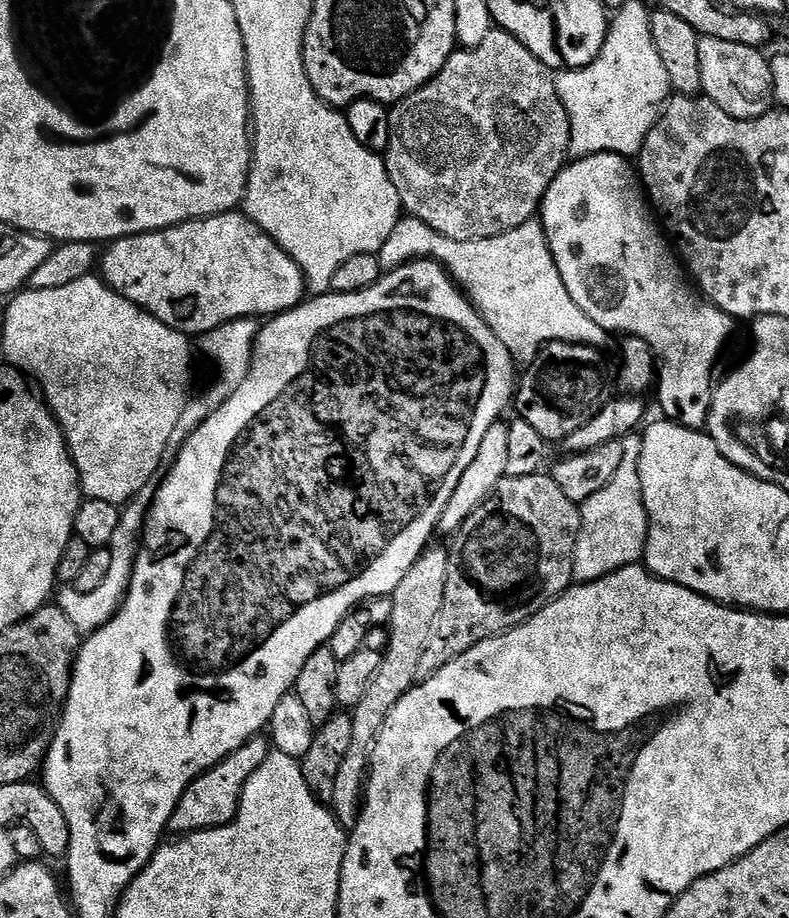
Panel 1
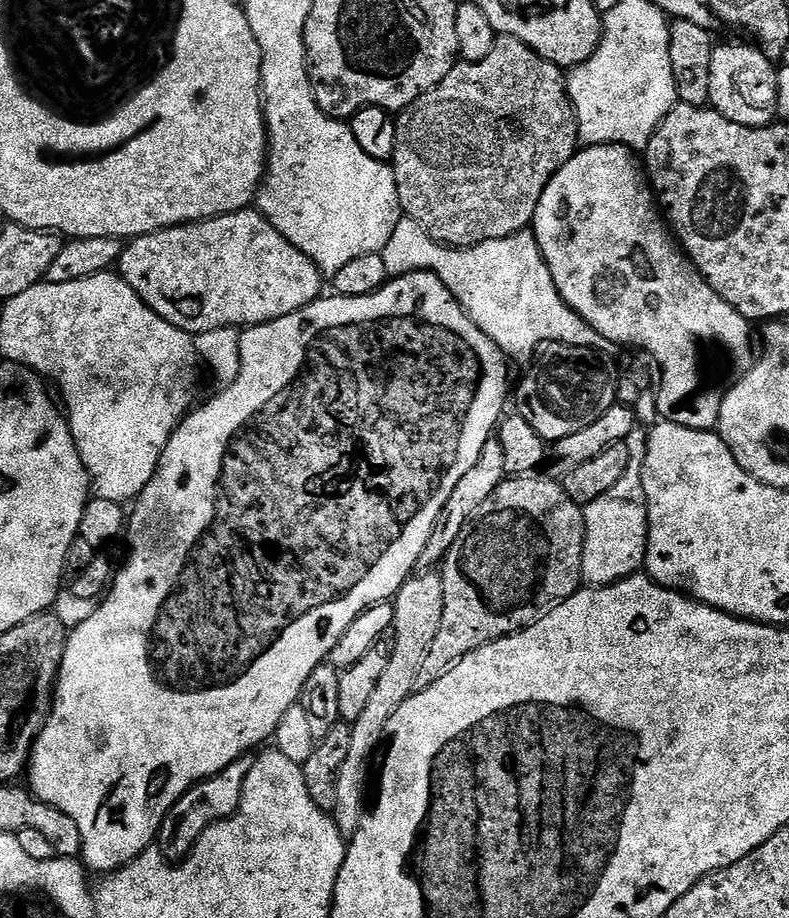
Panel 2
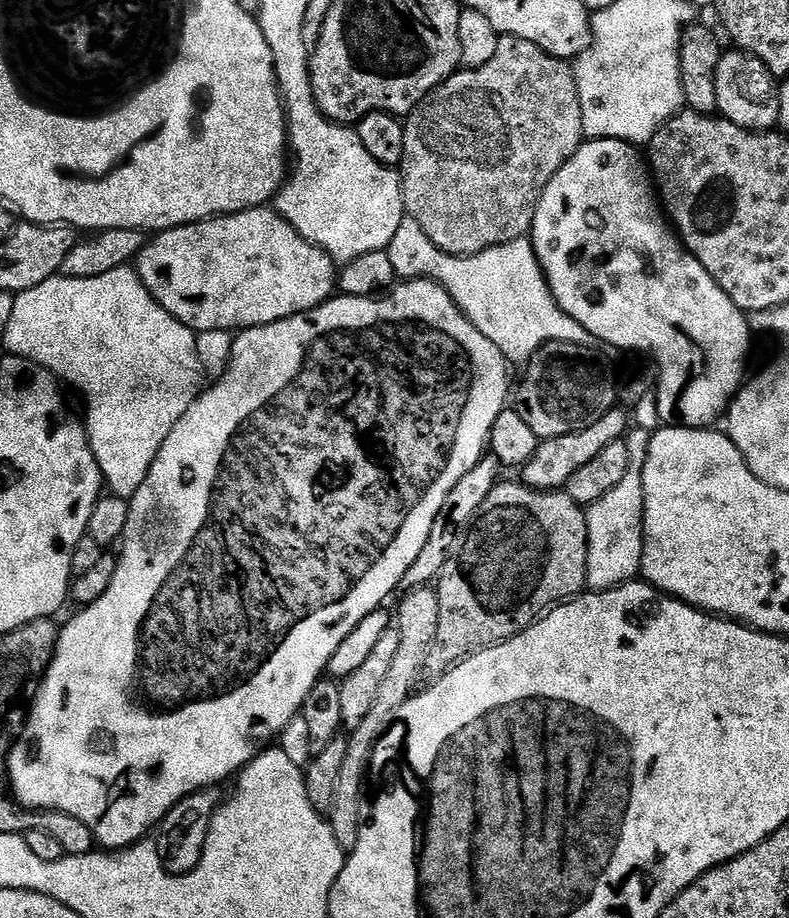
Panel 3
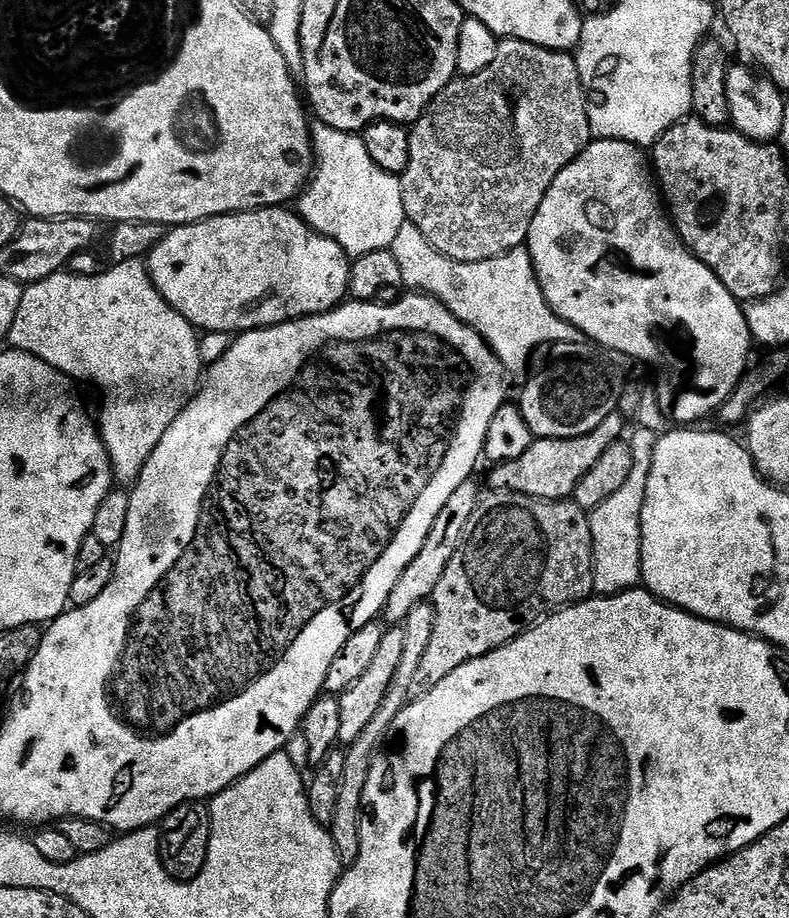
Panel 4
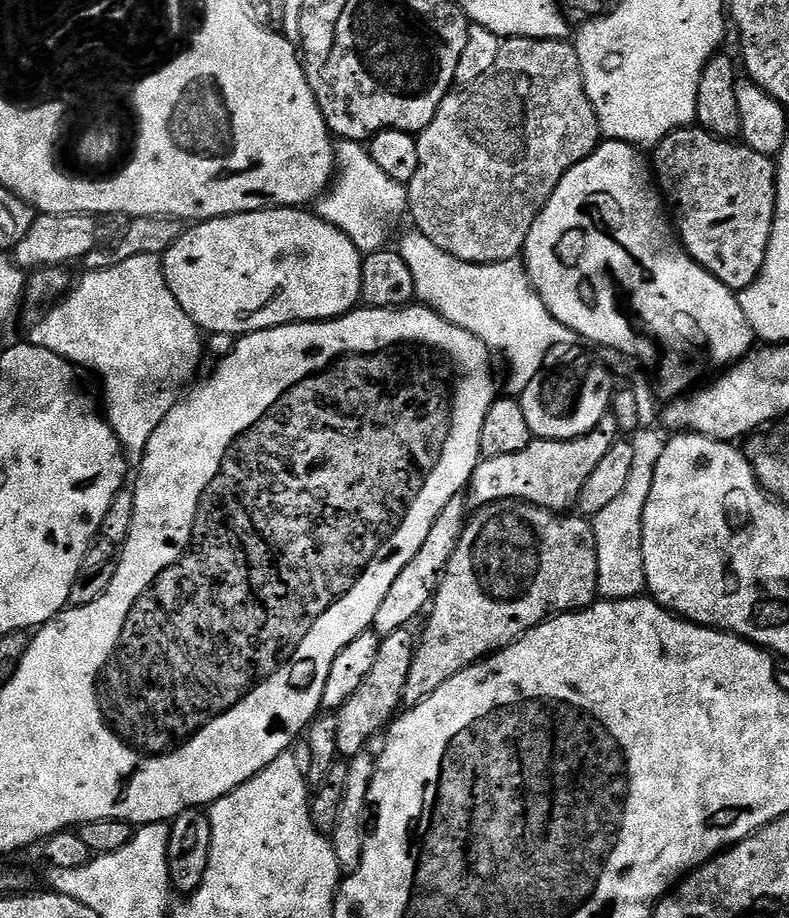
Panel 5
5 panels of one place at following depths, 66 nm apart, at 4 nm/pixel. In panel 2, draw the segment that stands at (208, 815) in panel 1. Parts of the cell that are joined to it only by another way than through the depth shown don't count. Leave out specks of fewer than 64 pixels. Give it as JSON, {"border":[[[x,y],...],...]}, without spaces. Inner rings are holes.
{"border":[[[255,755],[240,756],[230,766],[226,766],[208,780],[201,780],[189,792],[182,794],[182,798],[178,798],[178,802],[168,811],[160,827],[158,847],[165,861],[183,862],[187,860],[192,855],[192,848],[198,842],[198,838],[202,838],[202,834],[211,824],[218,824],[239,812],[244,783],[255,761]]]}

